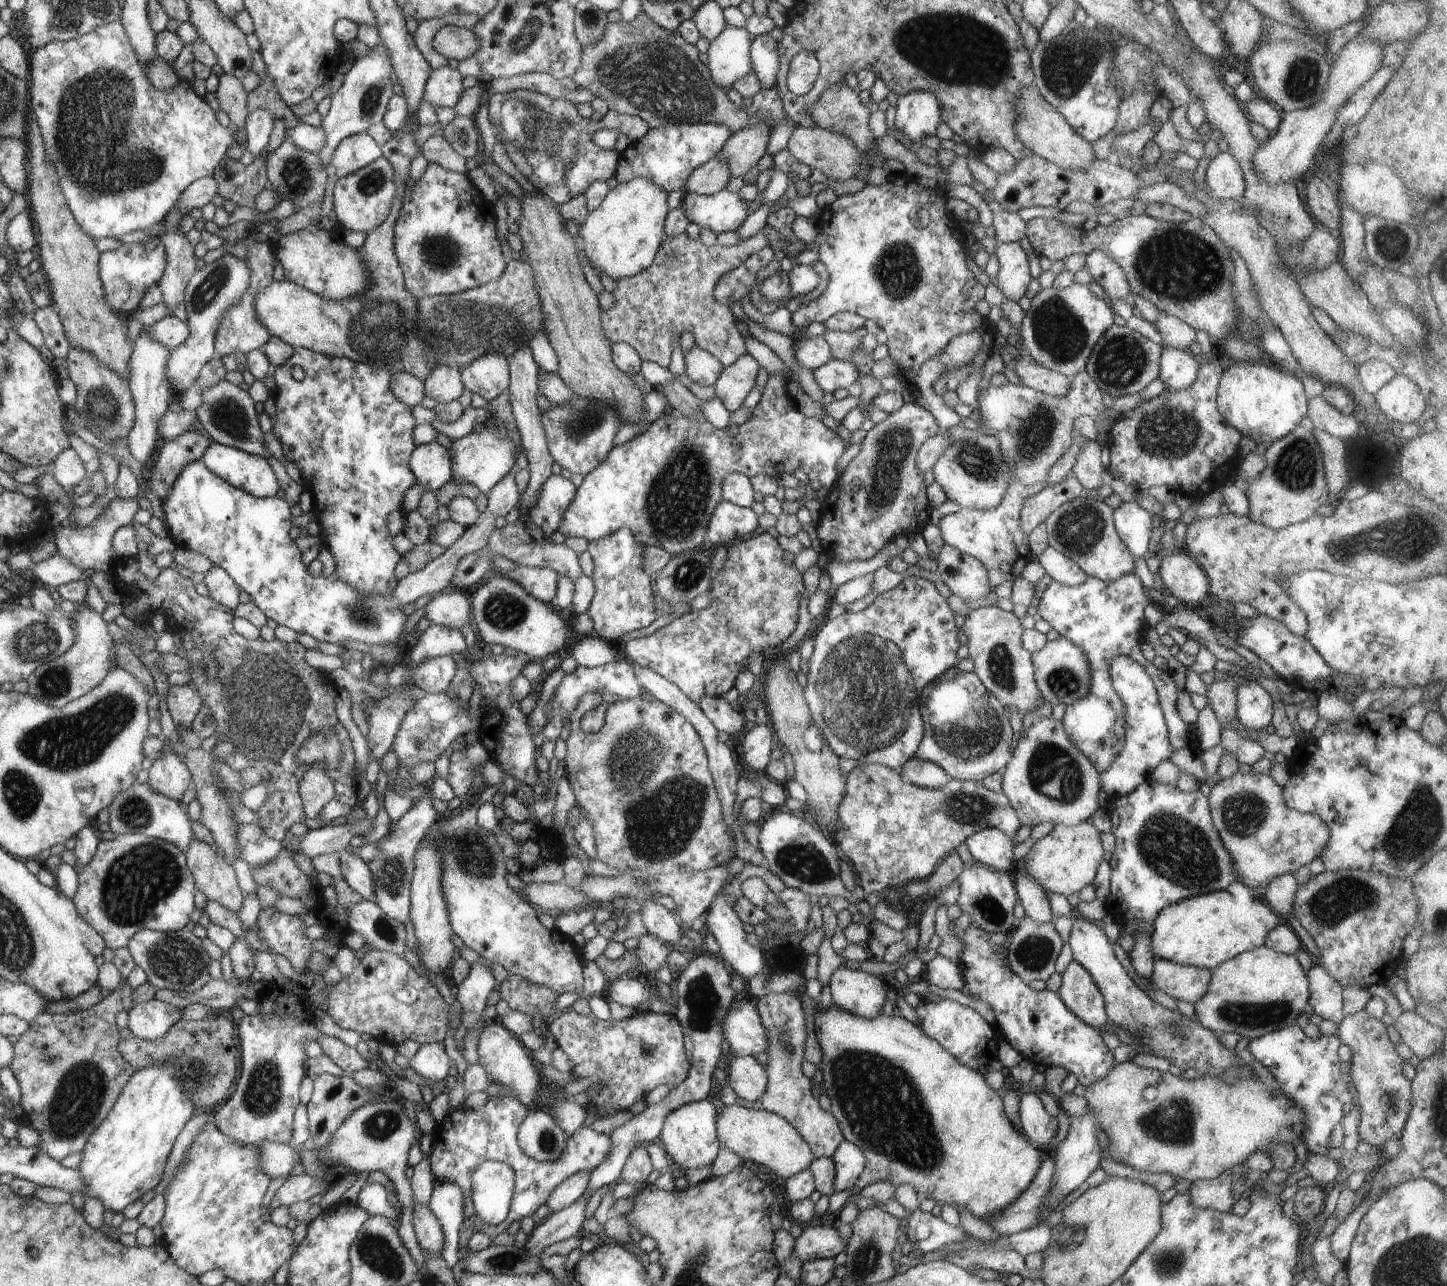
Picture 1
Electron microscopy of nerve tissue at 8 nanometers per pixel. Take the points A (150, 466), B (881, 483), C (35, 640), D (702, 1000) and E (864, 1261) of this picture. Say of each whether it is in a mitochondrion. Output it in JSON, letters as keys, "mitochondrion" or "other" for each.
{"A":"other","B":"mitochondrion","C":"mitochondrion","D":"mitochondrion","E":"mitochondrion"}

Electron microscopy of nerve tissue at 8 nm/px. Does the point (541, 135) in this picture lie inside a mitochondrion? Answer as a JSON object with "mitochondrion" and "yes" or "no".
{"mitochondrion":"yes"}

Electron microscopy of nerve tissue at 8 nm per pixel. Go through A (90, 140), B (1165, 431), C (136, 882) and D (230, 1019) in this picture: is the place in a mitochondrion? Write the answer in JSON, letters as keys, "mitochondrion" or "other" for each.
{"A":"mitochondrion","B":"mitochondrion","C":"mitochondrion","D":"other"}

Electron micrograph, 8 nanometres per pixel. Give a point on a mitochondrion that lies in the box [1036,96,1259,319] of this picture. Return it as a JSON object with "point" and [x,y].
{"point":[1179,264]}

